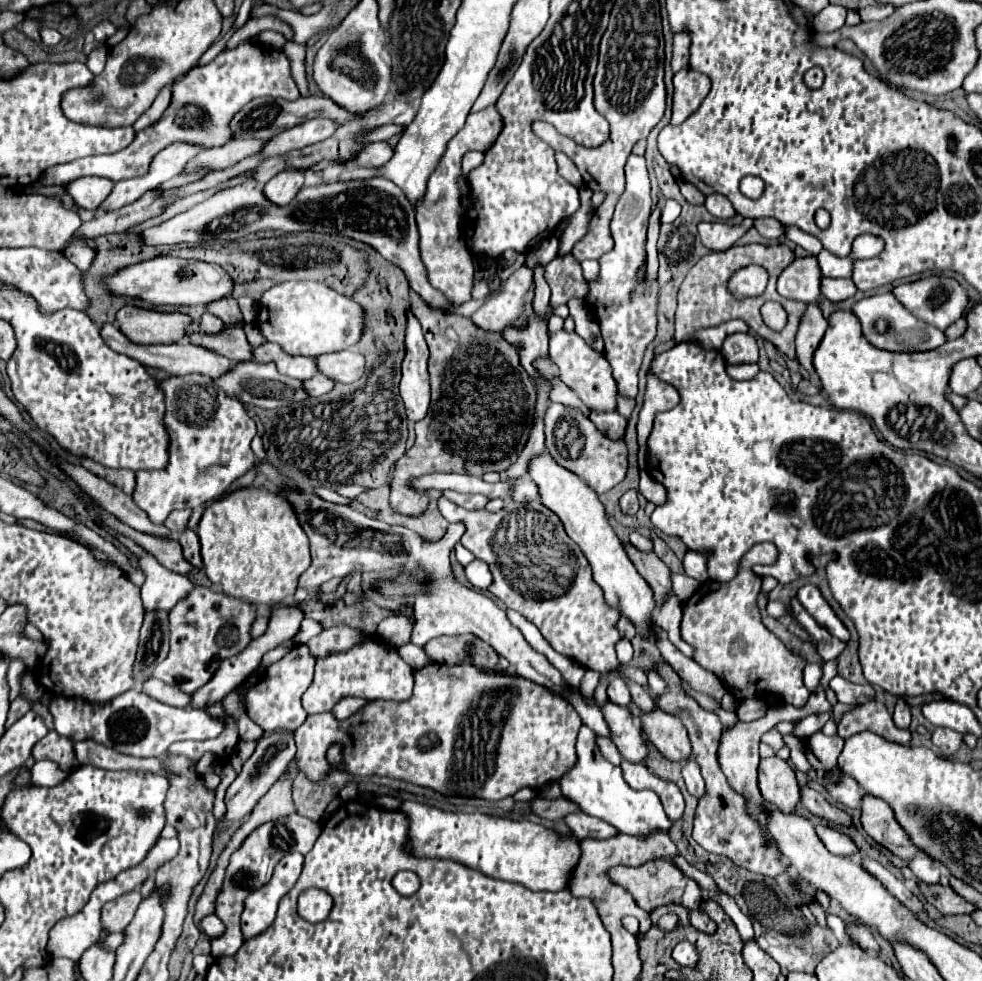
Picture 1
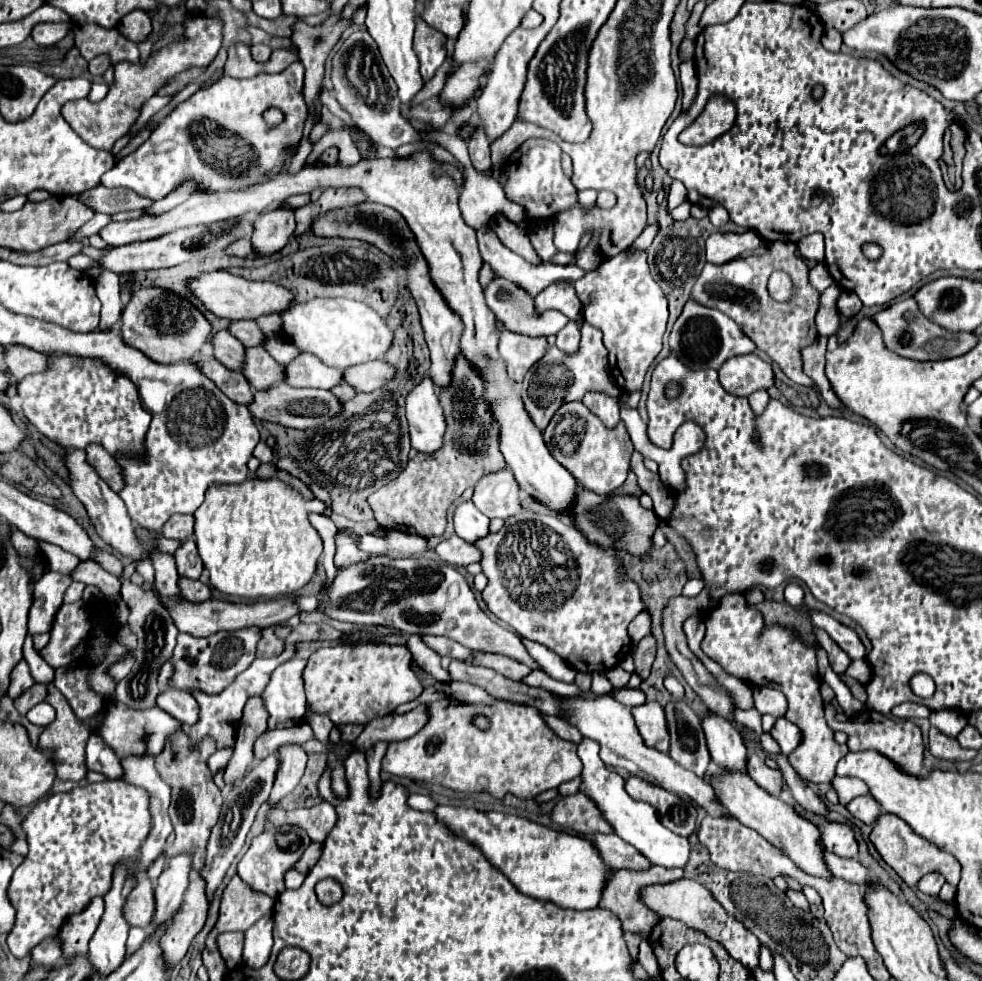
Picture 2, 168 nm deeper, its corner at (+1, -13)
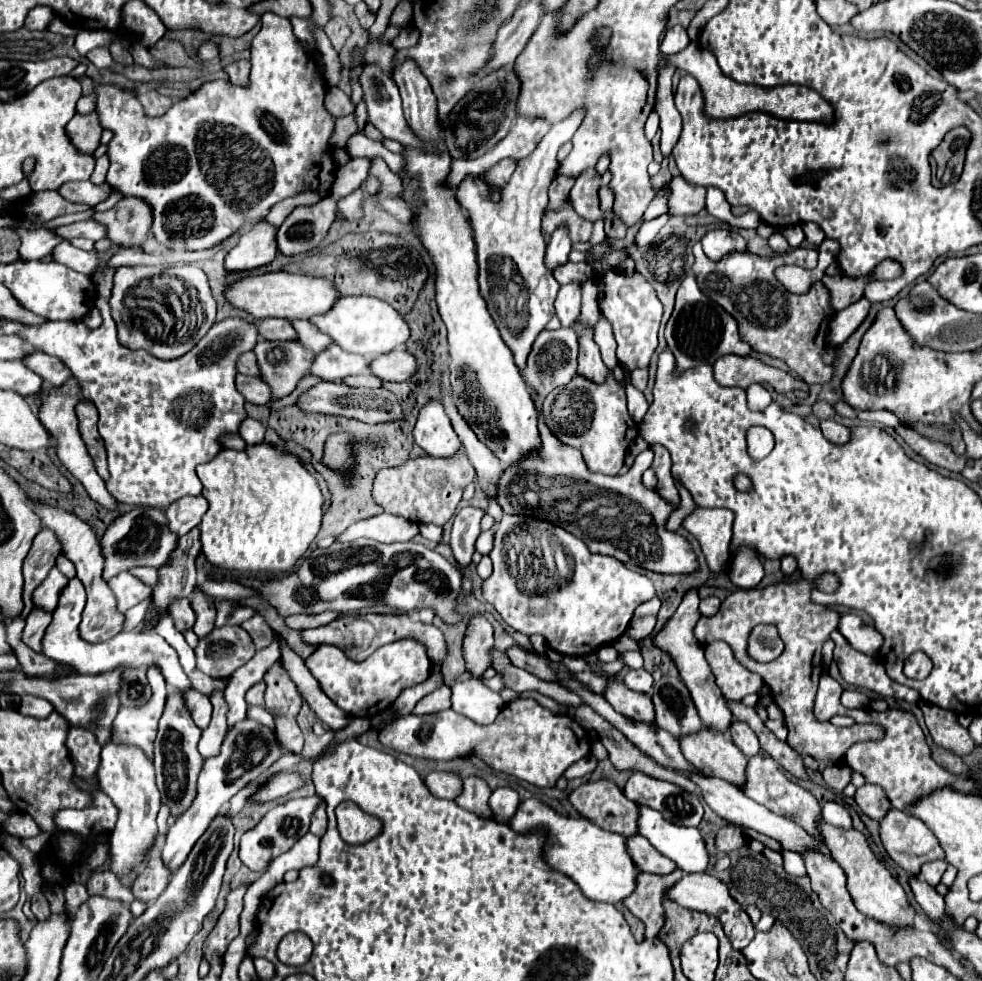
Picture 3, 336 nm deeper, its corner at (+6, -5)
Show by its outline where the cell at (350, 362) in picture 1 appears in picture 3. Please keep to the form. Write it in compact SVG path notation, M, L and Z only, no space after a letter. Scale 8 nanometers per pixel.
M395 349L375 357L369 367L383 381L407 381L417 371L415 357L405 349Z

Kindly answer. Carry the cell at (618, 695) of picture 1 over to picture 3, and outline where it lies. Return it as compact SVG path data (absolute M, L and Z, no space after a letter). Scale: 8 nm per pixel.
M629 669L629 671L625 673L623 681L625 681L625 685L627 685L629 689L641 691L641 693L649 693L651 687L653 687L653 677L651 677L651 673L645 671L645 669L637 669L637 671L635 671L635 669Z

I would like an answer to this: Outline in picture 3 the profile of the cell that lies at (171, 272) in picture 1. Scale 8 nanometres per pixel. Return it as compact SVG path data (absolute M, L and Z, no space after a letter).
M265 273L265 275L251 275L233 283L225 297L239 309L245 309L255 319L269 319L269 317L285 317L285 319L311 319L313 315L323 315L333 307L333 303L341 297L335 283L309 277L309 275L295 275L295 273Z

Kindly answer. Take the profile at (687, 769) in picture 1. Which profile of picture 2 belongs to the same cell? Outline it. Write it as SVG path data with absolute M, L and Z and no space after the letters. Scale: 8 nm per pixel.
M668 703L664 707L668 729L670 729L670 757L688 771L694 771L700 779L706 777L710 763L710 753L706 749L706 739L702 735L700 717L684 703Z

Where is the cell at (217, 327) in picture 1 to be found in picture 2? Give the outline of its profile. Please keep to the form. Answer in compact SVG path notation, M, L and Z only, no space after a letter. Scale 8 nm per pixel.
M220 329L212 337L212 345L214 345L214 357L222 365L226 365L232 371L240 371L242 369L244 345L236 337L232 337L226 329Z

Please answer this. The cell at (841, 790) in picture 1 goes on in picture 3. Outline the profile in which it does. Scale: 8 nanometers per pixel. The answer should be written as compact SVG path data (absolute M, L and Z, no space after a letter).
M869 783L857 789L855 803L861 807L861 811L865 815L869 815L871 819L877 819L877 821L881 821L887 815L887 811L891 809L885 791L881 787L869 785Z

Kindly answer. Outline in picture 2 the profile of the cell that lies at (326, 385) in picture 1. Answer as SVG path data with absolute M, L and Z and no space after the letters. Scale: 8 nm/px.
M344 381L338 383L338 387L332 387L330 391L340 399L340 403L344 403L344 401L348 401L348 399L352 399L356 395L356 391L352 387L348 387L348 383L344 383Z

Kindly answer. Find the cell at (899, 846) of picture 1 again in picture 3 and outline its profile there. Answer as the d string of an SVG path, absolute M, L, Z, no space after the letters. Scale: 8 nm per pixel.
M891 809L883 819L881 819L881 841L885 845L885 851L889 853L889 857L903 867L909 875L917 875L921 865L927 861L935 861L935 859L945 859L945 853L937 841L937 837L933 835L933 831L917 817L899 811L899 809Z

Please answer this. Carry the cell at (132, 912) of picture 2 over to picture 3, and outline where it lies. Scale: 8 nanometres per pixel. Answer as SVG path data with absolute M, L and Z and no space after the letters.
M155 853L147 861L145 869L137 875L131 891L133 891L135 899L149 903L149 901L155 901L165 891L169 879L171 879L171 871L165 867L161 855Z

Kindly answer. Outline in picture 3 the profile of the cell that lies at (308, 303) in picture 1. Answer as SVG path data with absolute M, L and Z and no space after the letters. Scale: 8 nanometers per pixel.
M341 297L329 313L313 317L311 323L315 323L323 333L331 335L333 341L345 351L371 359L405 345L409 339L409 325L403 315L397 313L387 301L381 301L377 297Z

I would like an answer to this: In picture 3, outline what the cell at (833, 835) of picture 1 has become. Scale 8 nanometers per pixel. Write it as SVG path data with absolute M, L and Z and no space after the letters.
M827 801L821 807L821 815L827 823L835 825L835 827L851 827L851 815L845 809L845 805L837 803L837 801Z

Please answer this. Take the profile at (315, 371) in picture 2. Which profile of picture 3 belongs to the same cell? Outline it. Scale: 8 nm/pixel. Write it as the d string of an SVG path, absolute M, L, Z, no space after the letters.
M331 345L327 351L315 357L311 375L321 377L323 381L341 381L349 375L361 375L369 371L369 359L363 355L353 355L343 351L337 345Z

